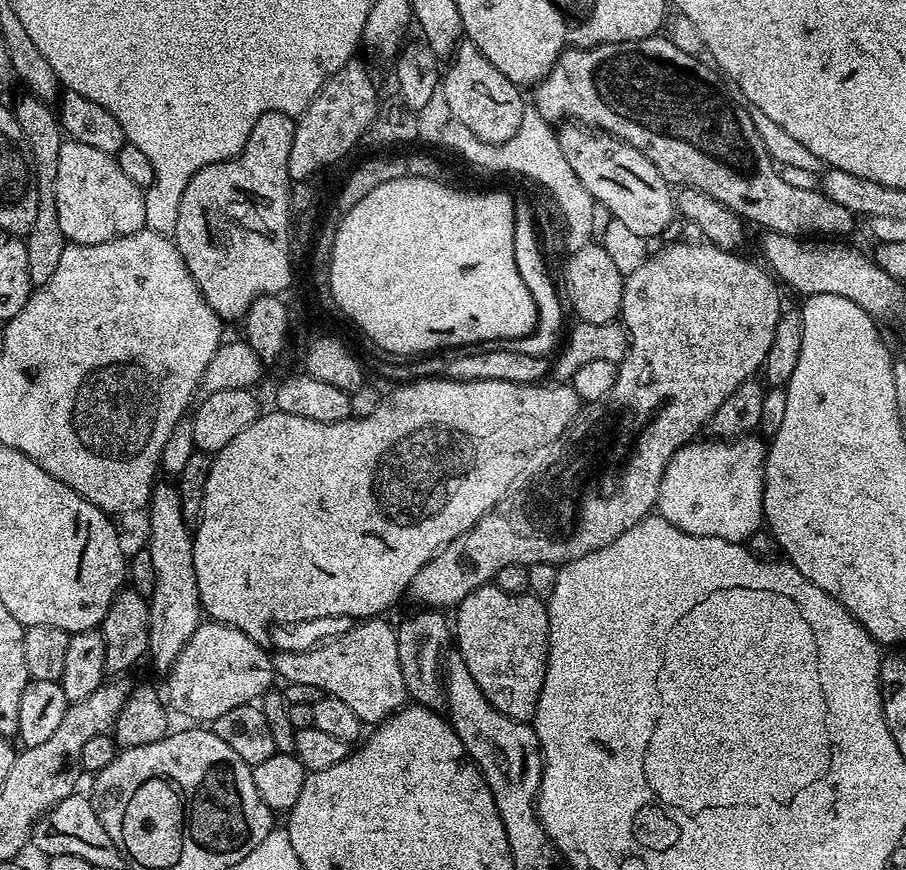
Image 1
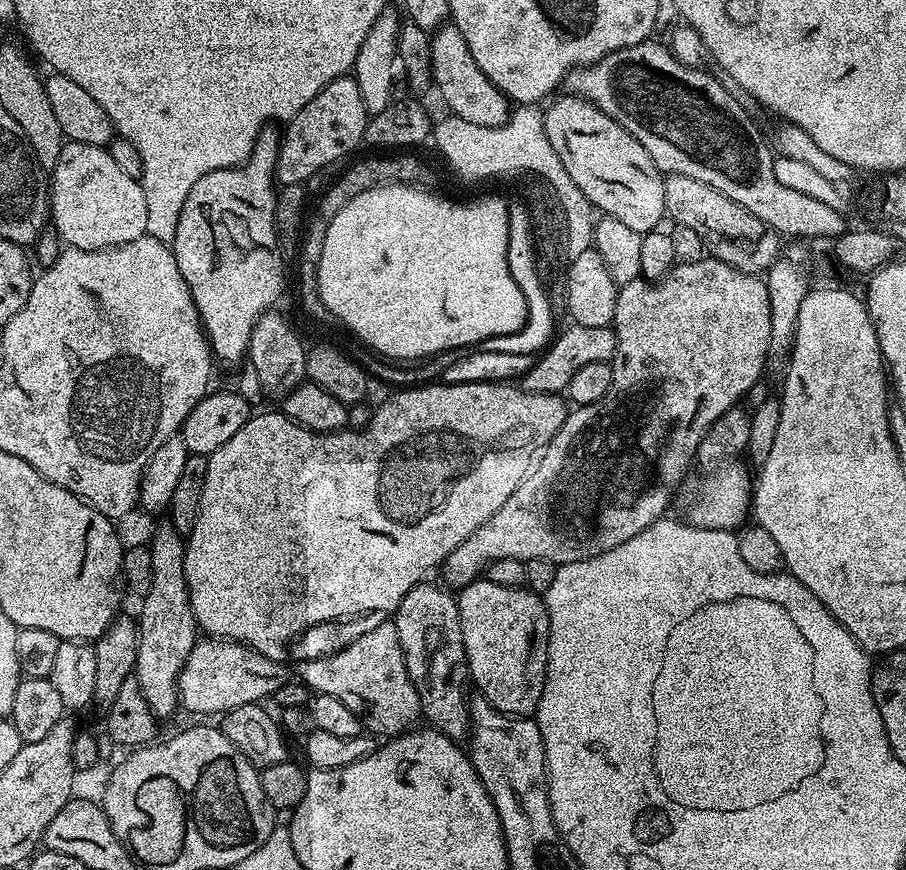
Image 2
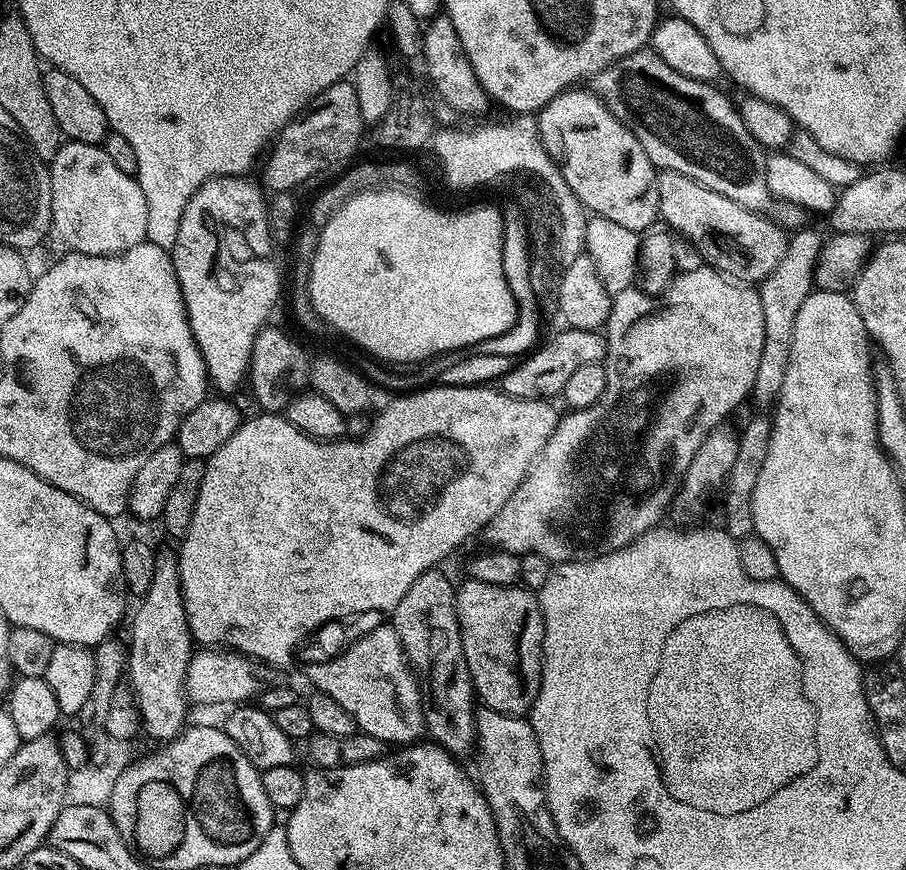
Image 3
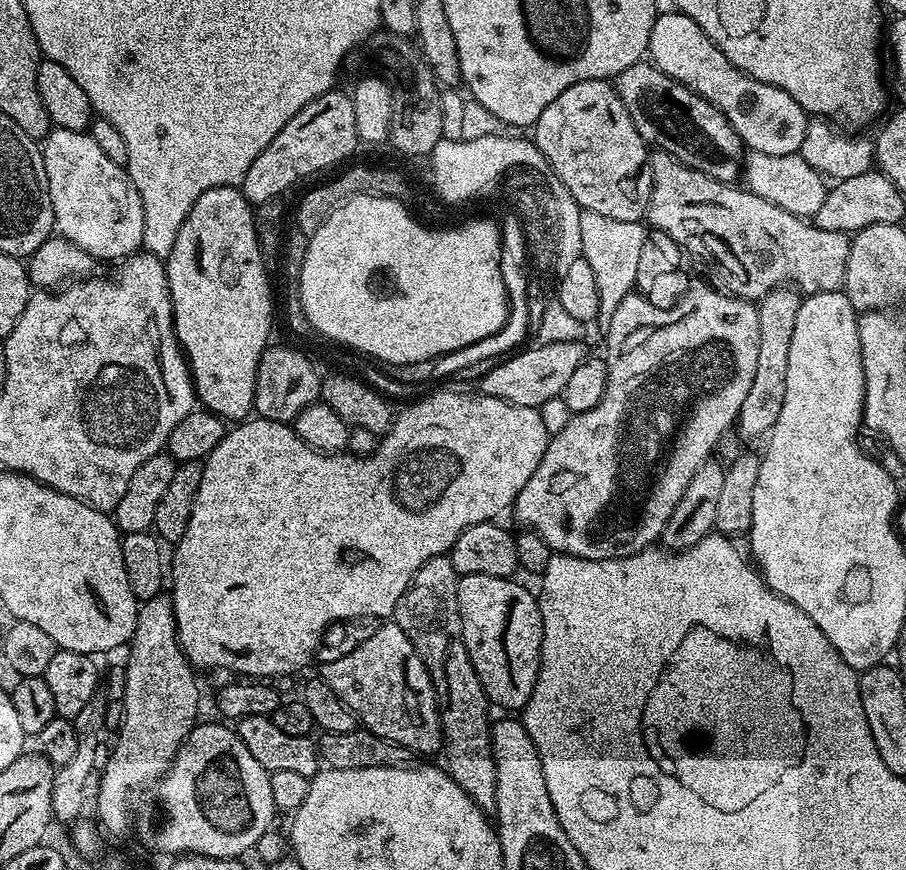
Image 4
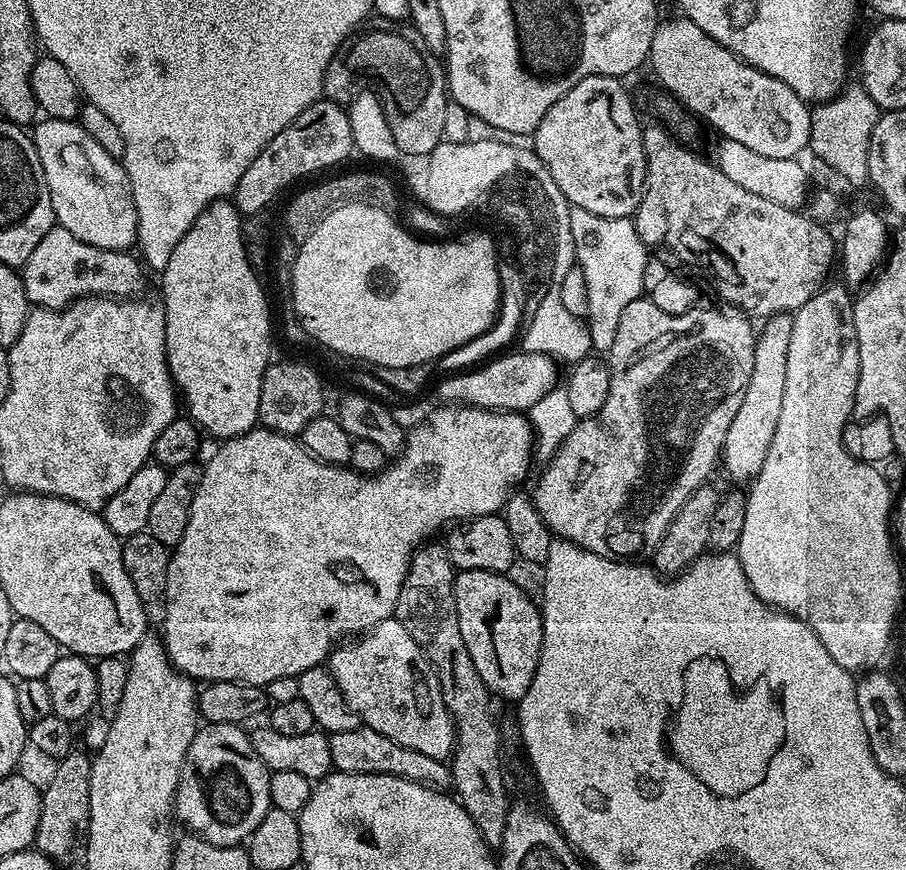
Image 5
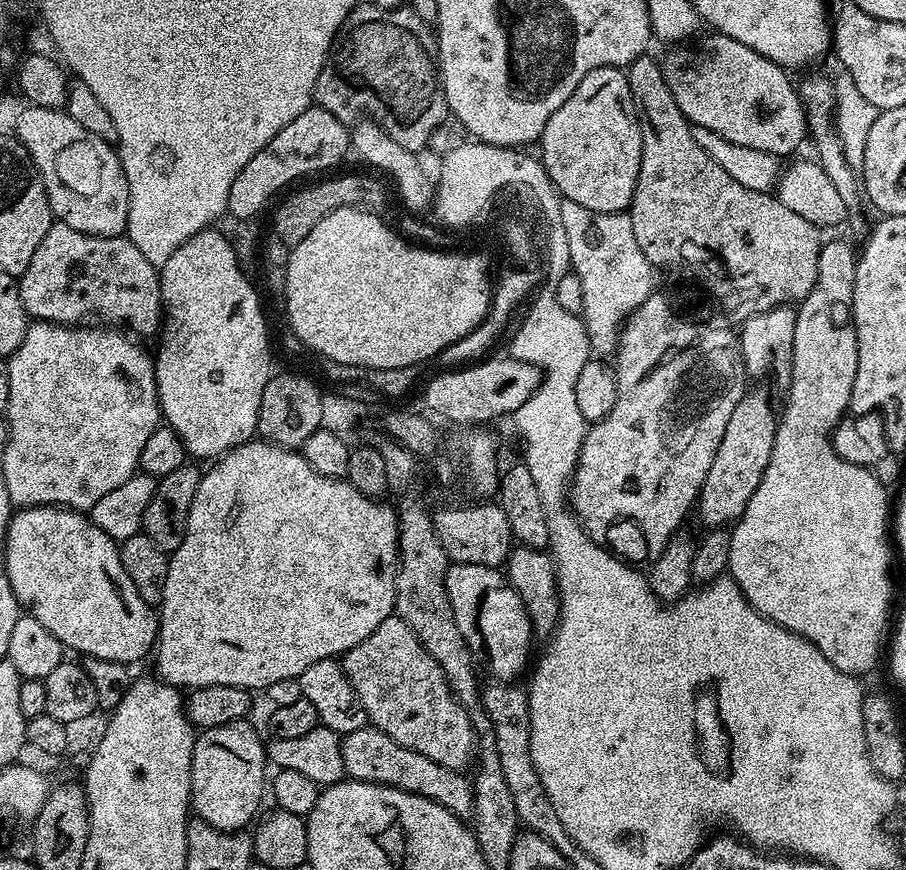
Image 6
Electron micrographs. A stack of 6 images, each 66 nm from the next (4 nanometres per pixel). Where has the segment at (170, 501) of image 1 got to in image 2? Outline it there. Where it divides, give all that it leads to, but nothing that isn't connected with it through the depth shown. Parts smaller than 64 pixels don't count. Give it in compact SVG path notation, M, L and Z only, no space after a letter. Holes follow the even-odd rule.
M170 526L157 527L150 541L154 558L154 582L142 598L138 623L140 641L136 659L136 681L150 702L152 713L158 718L168 716L178 708L177 684L180 671L187 656L198 641L196 619L190 610L190 598L186 586L186 566L184 565L185 537L178 535Z

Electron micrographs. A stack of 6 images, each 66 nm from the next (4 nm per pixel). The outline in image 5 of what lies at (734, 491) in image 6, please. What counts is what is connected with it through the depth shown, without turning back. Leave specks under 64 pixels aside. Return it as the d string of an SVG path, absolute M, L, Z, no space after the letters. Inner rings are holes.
M776 313L763 321L754 350L753 373L747 389L743 392L742 404L734 414L734 421L726 432L721 452L722 468L736 482L749 483L761 472L766 452L773 441L779 415L782 414L783 395L786 392L786 357L789 353L790 334L793 333L793 315Z

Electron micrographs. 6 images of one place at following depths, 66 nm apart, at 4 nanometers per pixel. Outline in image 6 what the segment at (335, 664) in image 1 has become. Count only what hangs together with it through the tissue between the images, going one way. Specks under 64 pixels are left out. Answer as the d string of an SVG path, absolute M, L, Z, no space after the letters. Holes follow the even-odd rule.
M393 614L385 618L378 630L370 634L370 638L358 642L358 646L344 653L342 663L348 681L354 686L356 697L366 710L371 727L394 738L398 746L406 746L418 754L426 754L430 762L438 762L447 768L464 770L468 763L473 763L478 737L475 728L472 727L469 709L463 708L456 701L456 693L450 690L438 662L430 658L422 642L418 642L414 630L410 630L410 626L406 626L406 622L399 616Z

